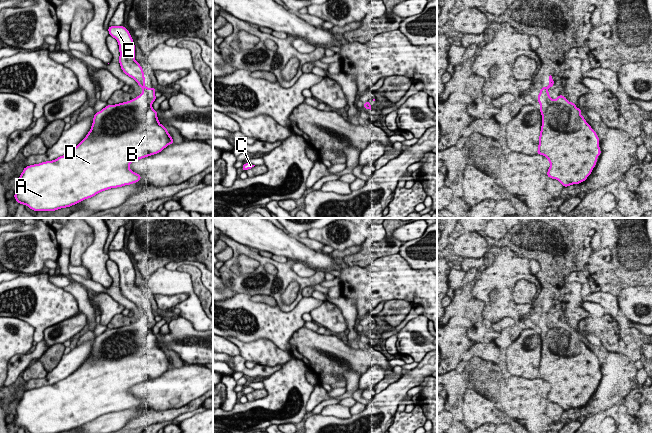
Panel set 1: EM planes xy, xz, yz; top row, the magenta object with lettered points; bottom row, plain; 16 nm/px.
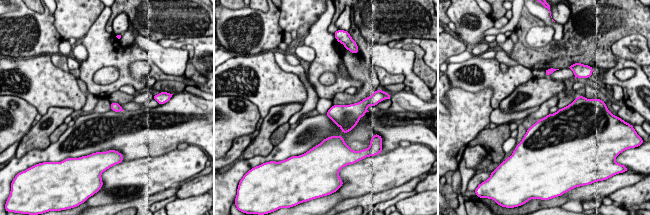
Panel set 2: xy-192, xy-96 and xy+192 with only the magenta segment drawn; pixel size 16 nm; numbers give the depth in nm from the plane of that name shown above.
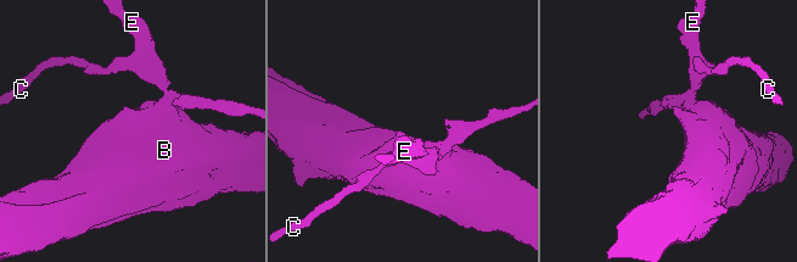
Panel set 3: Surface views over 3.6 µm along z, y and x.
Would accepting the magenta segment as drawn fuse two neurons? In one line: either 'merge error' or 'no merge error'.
no merge error

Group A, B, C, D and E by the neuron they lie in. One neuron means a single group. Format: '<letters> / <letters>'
A B C D E

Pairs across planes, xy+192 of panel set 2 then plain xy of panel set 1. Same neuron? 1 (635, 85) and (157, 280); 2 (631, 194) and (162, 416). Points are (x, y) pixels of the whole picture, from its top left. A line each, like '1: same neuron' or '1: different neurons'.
1: same neuron
2: same neuron

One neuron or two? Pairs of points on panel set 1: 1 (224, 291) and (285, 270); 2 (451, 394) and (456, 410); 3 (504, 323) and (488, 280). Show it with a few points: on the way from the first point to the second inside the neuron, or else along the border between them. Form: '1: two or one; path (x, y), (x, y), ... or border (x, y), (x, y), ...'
1: two; border (223, 282), (237, 293)
2: one; path (453, 398), (454, 406)
3: two; border (518, 320), (512, 317), (502, 317), (493, 323)

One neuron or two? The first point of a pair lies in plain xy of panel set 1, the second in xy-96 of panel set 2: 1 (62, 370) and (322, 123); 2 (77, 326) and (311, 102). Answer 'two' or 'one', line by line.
1: one
2: two

